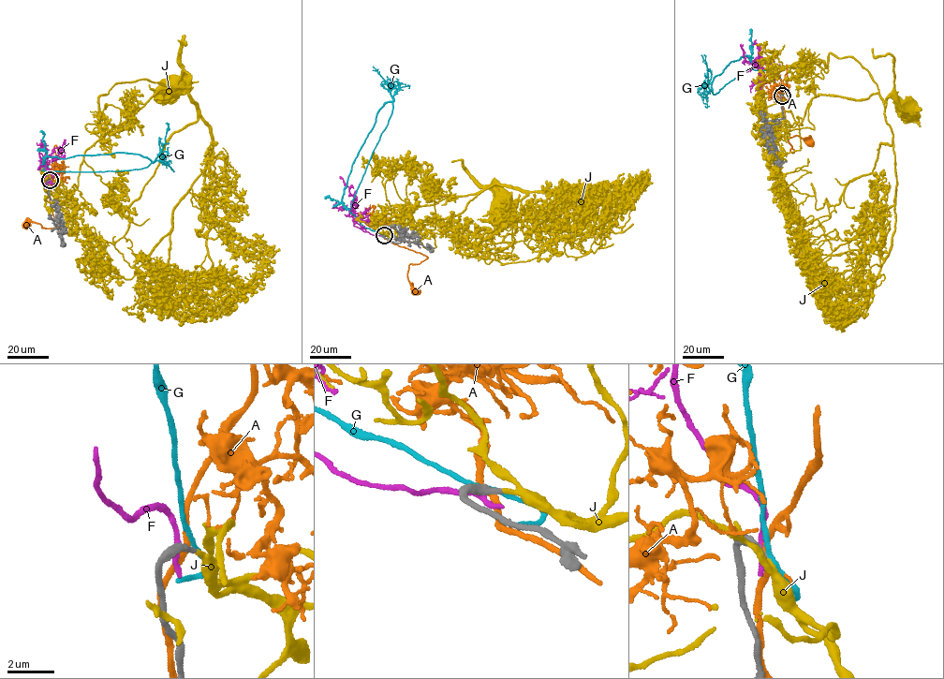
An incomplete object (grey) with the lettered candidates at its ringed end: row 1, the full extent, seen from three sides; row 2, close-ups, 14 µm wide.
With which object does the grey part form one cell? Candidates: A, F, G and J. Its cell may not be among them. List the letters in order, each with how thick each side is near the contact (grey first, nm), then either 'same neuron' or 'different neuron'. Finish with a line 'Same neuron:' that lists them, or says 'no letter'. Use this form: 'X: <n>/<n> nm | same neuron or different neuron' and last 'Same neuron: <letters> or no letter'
A: 320/240 nm | different neuron
F: 400/200 nm | different neuron
G: 280/170 nm | different neuron
J: 280/190 nm | same neuron
Same neuron: J

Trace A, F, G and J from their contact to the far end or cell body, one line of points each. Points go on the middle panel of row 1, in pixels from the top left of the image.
A: (384, 235), (393, 243), (427, 257), (420, 263), (408, 265), (407, 275), (418, 291)
F: (383, 236), (361, 228), (363, 228), (353, 218), (357, 206), (352, 204), (354, 197), (339, 176)
G: (384, 235), (361, 225), (349, 209), (387, 125), (391, 102), (380, 109), (352, 164), (343, 203), (325, 199)
J: (384, 235), (418, 241), (421, 235), (414, 225), (418, 221), (458, 215), (494, 181), (508, 206), (504, 211)

